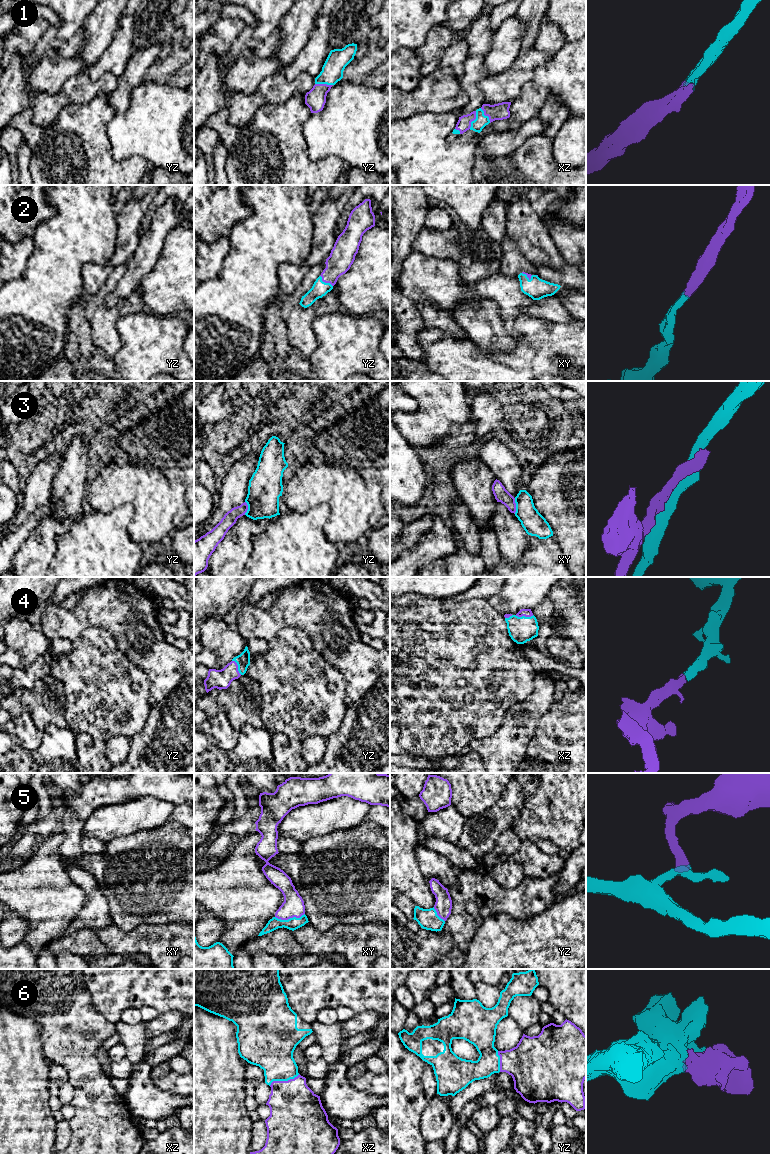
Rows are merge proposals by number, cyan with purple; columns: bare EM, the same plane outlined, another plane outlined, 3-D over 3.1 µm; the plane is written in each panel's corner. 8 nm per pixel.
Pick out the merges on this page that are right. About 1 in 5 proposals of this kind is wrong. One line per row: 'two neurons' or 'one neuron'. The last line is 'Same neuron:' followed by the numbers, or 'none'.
1: one neuron
2: one neuron
3: two neurons
4: one neuron
5: one neuron
6: one neuron
Same neuron: 1, 2, 4, 5, 6

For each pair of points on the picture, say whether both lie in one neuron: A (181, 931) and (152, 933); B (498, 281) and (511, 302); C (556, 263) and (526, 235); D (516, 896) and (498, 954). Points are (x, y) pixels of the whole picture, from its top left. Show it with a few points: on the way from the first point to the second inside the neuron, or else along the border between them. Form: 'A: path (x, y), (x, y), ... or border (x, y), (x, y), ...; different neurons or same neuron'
A: path (174, 933), (159, 933); same neuron
B: path (500, 286), (509, 297); same neuron
C: path (549, 256), (533, 241); same neuron
D: border (533, 915), (486, 917); different neurons

